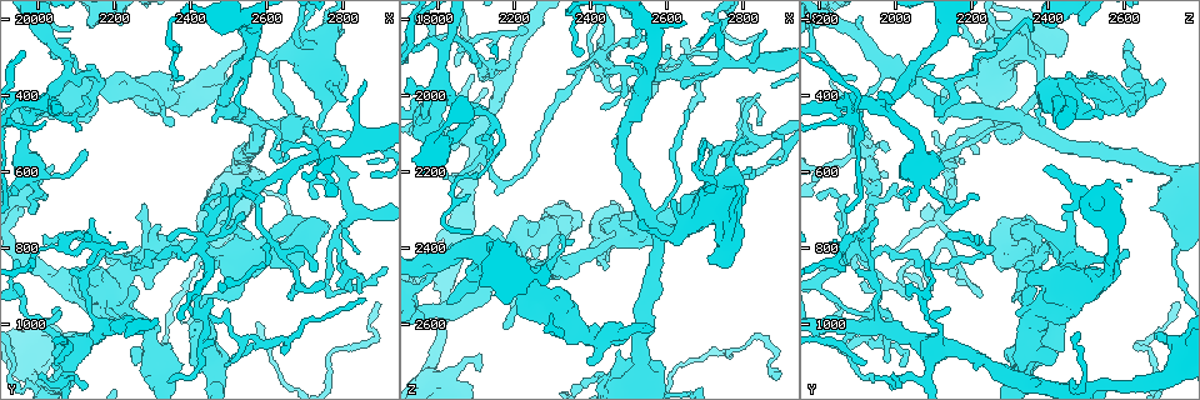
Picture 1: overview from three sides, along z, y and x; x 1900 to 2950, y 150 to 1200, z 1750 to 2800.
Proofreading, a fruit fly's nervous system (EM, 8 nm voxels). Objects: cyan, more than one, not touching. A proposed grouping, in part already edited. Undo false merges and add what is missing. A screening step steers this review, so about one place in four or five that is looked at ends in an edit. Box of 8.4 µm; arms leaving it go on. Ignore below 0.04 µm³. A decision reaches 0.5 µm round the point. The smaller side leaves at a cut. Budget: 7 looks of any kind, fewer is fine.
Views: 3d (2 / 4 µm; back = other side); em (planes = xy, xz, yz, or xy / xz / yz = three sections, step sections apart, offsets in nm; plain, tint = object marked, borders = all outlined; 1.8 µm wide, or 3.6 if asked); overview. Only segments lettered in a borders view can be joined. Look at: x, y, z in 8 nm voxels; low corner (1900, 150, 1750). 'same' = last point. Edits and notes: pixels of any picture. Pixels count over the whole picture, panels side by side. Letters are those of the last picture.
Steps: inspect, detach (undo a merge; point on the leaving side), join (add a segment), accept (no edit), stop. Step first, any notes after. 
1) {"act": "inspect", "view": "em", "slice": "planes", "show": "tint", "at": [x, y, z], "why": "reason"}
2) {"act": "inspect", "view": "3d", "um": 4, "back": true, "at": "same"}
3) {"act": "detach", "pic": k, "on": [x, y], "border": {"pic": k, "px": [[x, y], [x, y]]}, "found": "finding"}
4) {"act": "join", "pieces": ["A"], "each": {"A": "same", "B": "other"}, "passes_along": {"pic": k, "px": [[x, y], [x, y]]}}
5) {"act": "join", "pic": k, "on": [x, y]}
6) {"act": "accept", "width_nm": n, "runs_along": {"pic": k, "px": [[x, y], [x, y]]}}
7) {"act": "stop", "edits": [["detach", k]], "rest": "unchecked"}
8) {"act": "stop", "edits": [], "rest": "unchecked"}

{"act": "inspect", "view": "em", "um": 3.6, "slice": "xy", "step": 4, "show": "tint", "at": [2715, 490, 2230], "why": "sudden change in width"}

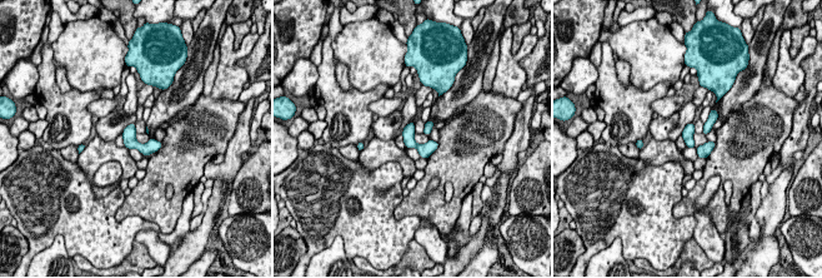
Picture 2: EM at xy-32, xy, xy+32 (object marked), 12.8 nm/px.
{"act": "inspect", "view": "em", "um": 3.6, "slice": "planes", "show": "tint", "at": "same"}

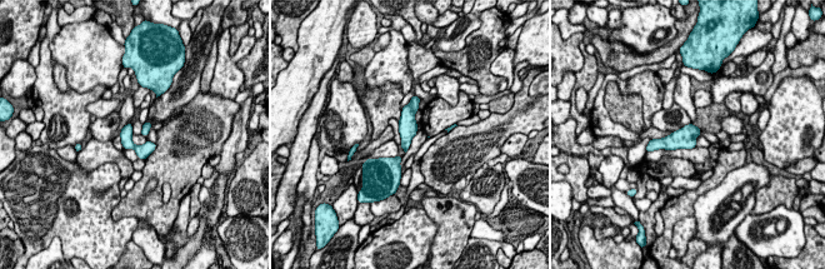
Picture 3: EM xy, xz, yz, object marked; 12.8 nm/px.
{"act": "inspect", "view": "em", "um": 3.6, "slice": "planes", "show": "borders", "at": "same"}

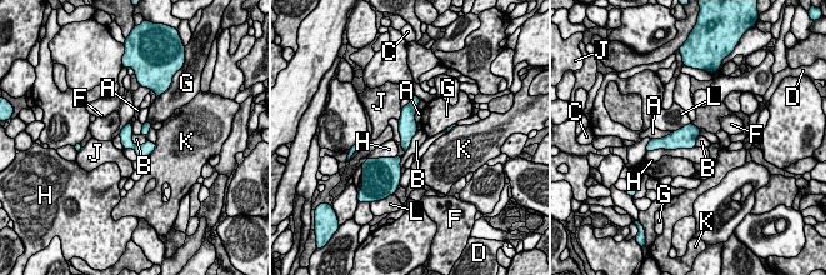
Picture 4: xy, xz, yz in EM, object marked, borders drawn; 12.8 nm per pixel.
{"act": "accept", "width_nm": 160, "each": {"A": "other", "B": "other", "C": "other", "D": "other", "F": "other", "G": "other", "H": "other", "J": "other", "K": "other", "L": "other"}, "border": {"pic": 4, "px": [[131, 135], [135, 144], [148, 140]]}, "found": "all the same neuron"}

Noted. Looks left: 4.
{"act": "inspect", "view": "3d", "um": 4, "at": [2425, 800, 1900], "why": "three arms meet"}

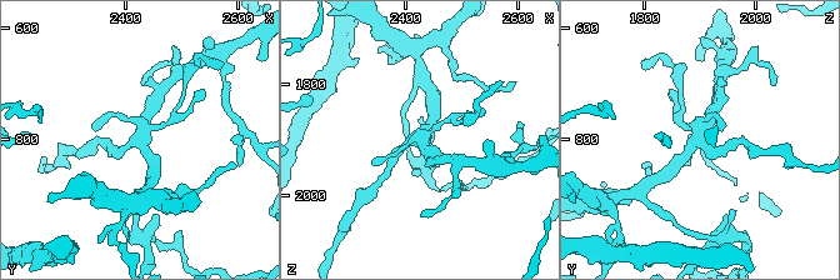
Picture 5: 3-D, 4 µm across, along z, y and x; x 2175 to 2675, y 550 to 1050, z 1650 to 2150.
{"act": "inspect", "view": "em", "slice": "xy", "step": 8, "show": "tint", "at": [2430, 790, 1895], "why": "need the tissue"}

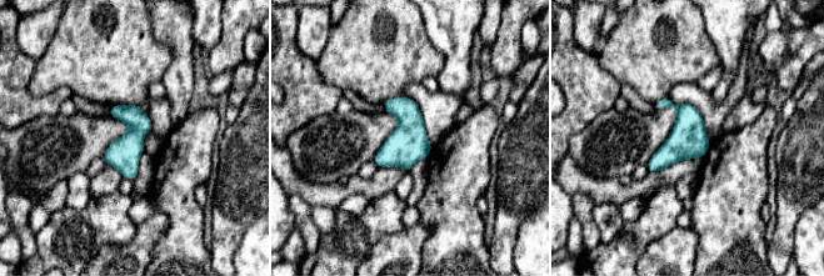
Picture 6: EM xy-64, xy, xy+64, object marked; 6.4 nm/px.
{"act": "inspect", "view": "em", "slice": "planes", "show": "borders", "at": "same"}

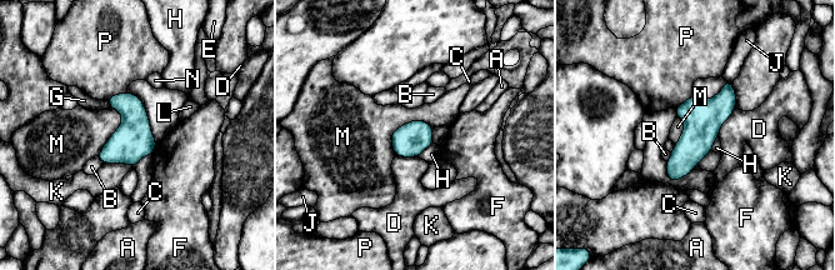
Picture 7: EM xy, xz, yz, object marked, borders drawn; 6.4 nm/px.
{"act": "accept", "each": {"A": "other", "B": "other", "C": "other", "D": "other", "E": "other", "F": "other", "G": "other", "H": "other", "J": "other", "K": "other", "L": "other", "M": "other", "N": "other", "P": "other"}, "runs_along": {"pic": 7, "px": [[729, 84], [725, 101], [671, 178]]}, "found": "all the same neuron"}

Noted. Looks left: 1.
{"act": "stop", "edits": [], "rest": "unchecked"}

